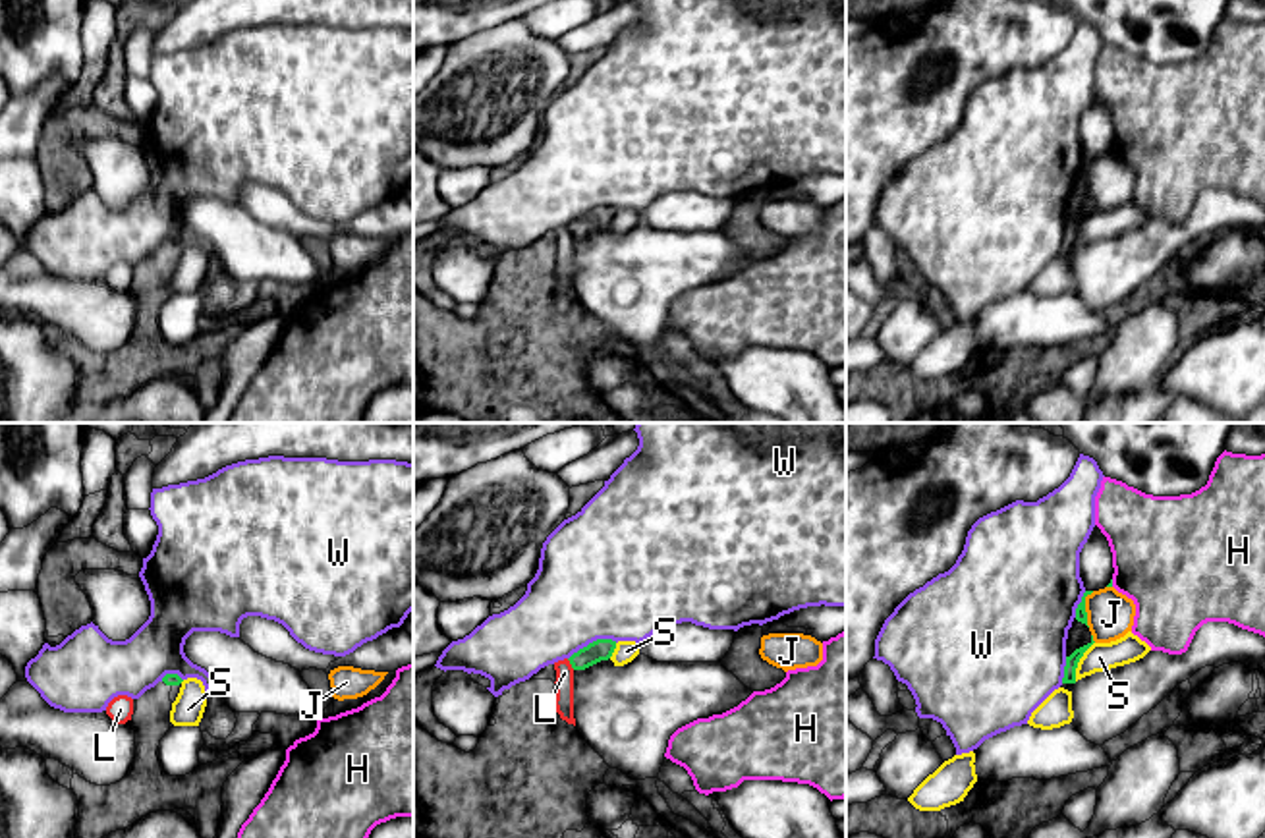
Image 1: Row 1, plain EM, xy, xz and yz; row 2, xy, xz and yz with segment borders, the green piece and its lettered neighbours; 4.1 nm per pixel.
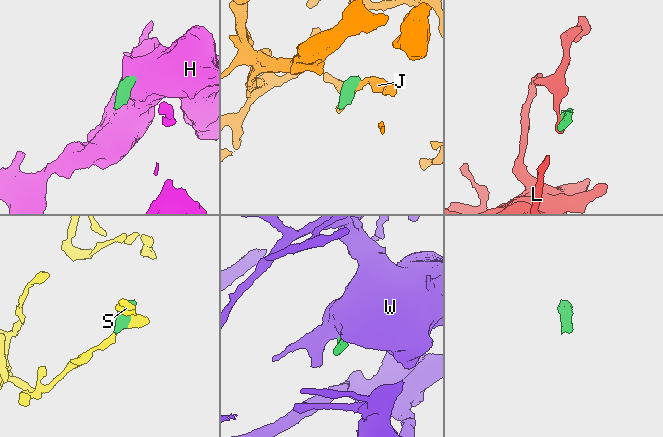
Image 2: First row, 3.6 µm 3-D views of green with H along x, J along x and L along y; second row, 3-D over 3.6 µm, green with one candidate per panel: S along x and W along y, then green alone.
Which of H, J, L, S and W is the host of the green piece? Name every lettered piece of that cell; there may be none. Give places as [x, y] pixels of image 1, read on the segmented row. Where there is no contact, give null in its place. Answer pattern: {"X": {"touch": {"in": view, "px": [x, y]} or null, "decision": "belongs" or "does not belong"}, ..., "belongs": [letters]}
{"H": {"touch": {"in": "yz", "px": [1111, 584]}, "decision": "does not belong"}, "J": {"touch": {"in": "yz", "px": [1084, 609]}, "decision": "does not belong"}, "L": {"touch": {"in": "xz", "px": [570, 663]}, "decision": "does not belong"}, "S": {"touch": {"in": "yz", "px": [1078, 661]}, "decision": "does not belong"}, "W": {"touch": {"in": "xz", "px": [593, 642]}, "decision": "does not belong"}, "belongs": []}

